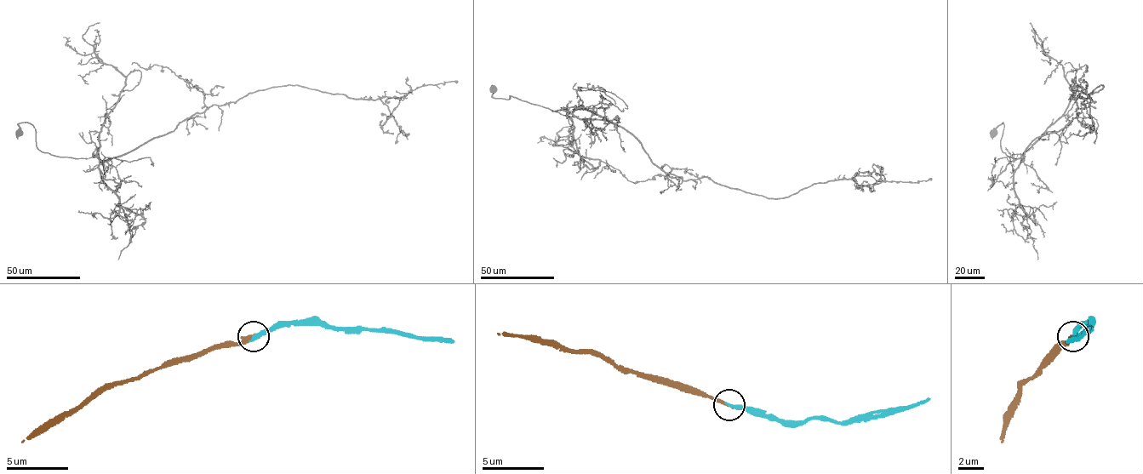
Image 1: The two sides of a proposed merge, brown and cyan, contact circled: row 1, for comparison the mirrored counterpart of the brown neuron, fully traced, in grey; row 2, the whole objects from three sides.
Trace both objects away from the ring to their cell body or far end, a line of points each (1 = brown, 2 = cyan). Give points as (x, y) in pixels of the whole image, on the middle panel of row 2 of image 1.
1: (729, 404), (642, 379), (592, 354), (571, 351), (530, 335), (496, 333)
2: (729, 404), (754, 416), (866, 423), (922, 404), (928, 397)

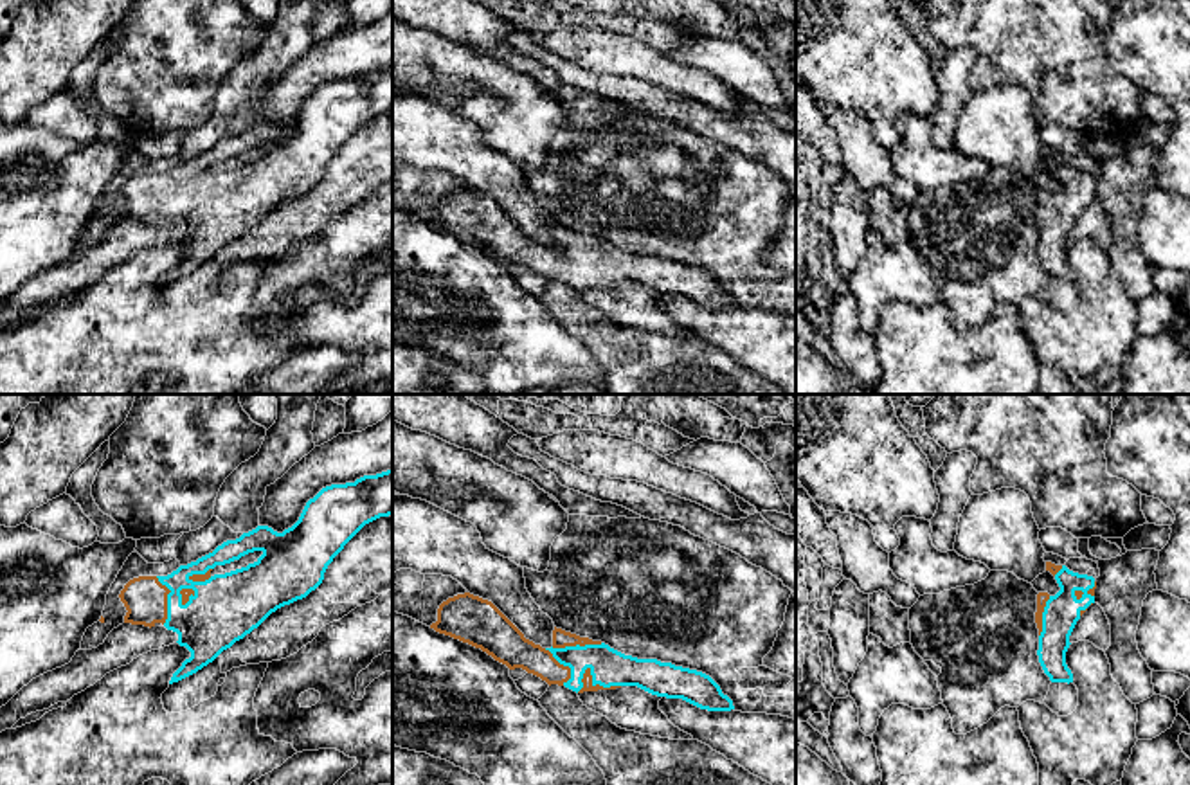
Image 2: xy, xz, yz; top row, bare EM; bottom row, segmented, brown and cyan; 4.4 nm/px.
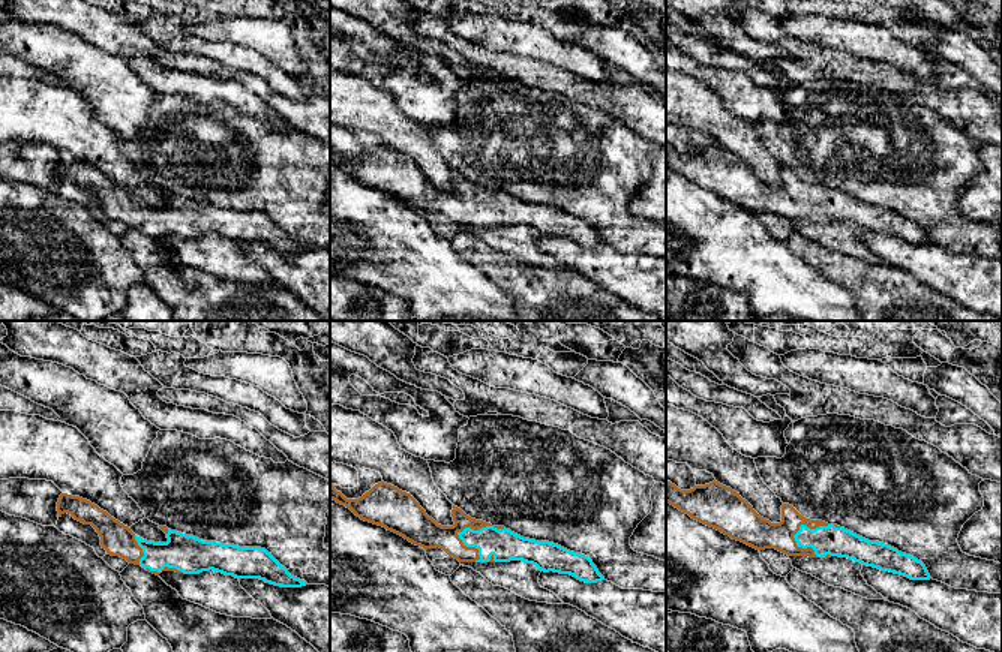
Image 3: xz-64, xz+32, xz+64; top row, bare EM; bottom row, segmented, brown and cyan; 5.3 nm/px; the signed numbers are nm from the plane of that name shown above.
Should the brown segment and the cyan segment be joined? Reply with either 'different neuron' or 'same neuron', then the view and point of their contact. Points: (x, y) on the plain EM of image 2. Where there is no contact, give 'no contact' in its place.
same neuron | xz (591, 274)

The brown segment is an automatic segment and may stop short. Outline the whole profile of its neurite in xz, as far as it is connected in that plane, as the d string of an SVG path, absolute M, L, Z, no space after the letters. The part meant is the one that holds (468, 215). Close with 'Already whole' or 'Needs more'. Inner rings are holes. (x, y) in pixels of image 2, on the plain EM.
M470 189L443 198L430 225L481 245L509 266L522 265L549 283L565 283L576 290L637 283L652 292L682 295L708 308L735 306L720 283L697 266L625 252L601 238L556 223L553 243L542 245L526 236L491 198Z. Needs more

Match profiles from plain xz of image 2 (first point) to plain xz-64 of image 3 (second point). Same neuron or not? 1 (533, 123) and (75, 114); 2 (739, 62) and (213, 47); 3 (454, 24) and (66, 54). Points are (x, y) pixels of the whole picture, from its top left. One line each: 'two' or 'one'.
1: two
2: two
3: two

